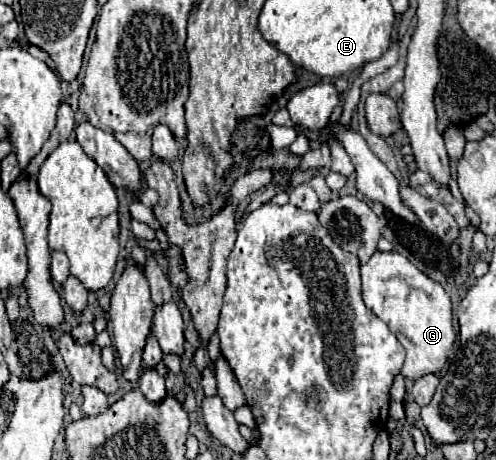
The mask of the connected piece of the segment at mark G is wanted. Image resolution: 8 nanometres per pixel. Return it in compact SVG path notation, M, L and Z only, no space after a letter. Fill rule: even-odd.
M395 250L375 252L371 260L361 266L361 278L365 306L389 326L407 352L401 374L409 380L417 380L429 372L439 374L455 342L451 298L443 286L425 276Z

